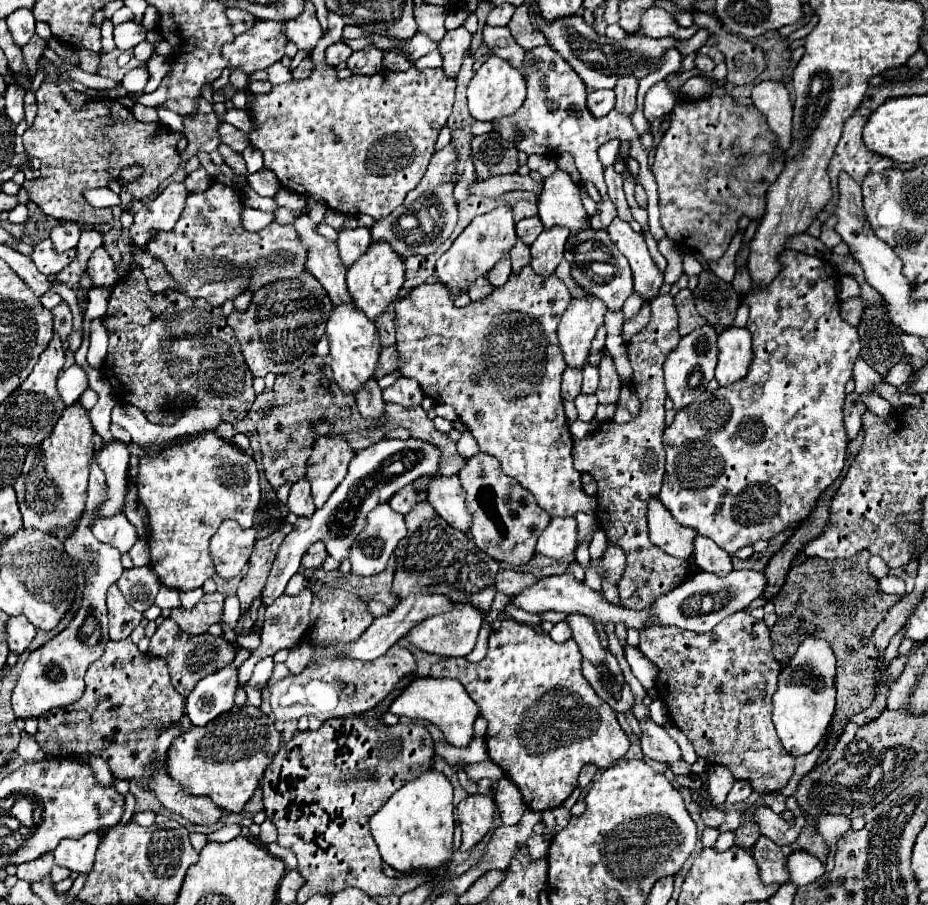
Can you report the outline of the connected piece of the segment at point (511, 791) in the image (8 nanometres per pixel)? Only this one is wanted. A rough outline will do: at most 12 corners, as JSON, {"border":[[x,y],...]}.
{"border":[[506,777],[494,795],[504,825],[516,825],[526,809]]}

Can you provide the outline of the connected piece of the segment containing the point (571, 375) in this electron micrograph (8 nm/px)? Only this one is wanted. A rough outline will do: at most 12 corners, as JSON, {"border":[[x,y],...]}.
{"border":[[566,367],[562,397],[572,401],[580,393],[582,371]]}

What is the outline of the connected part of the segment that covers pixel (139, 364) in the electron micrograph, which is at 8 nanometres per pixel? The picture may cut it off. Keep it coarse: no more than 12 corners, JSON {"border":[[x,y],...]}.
{"border":[[144,273],[112,289],[102,373],[150,423],[254,401],[220,307]]}

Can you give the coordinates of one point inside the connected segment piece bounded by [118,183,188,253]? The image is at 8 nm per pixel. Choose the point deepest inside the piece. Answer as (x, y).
(162, 213)

